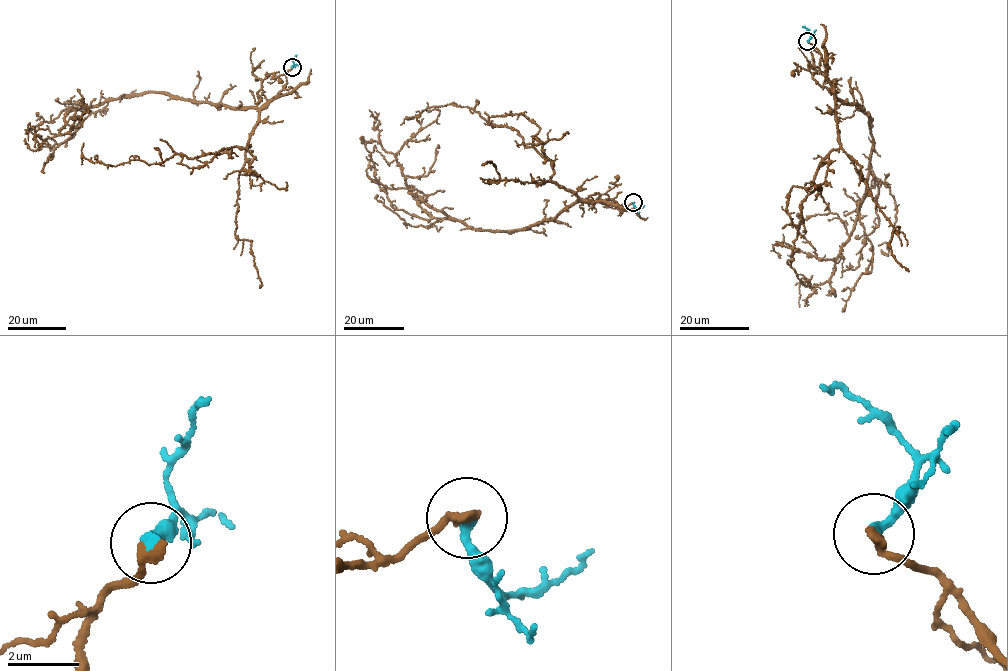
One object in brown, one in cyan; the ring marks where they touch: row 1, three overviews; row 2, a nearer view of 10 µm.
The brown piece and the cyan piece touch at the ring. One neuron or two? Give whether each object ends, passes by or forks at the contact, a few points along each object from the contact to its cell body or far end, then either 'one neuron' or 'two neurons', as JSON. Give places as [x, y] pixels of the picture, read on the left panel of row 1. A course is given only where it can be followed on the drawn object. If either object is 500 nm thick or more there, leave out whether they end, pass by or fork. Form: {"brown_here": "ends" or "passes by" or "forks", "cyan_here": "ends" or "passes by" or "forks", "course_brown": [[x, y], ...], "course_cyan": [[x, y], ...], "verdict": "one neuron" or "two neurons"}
{"brown_here": "ends", "cyan_here": "ends", "course_brown": [[292, 67], [284, 88], [257, 108], [193, 103], [155, 91], [68, 113], [59, 134], [89, 111], [80, 120]], "course_cyan": [[292, 67], [297, 54]], "verdict": "one neuron"}

